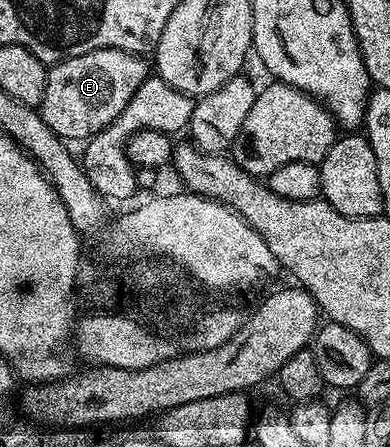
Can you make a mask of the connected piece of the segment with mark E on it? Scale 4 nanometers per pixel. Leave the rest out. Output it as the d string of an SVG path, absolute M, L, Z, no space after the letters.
M97 49L88 55L76 55L67 61L59 61L46 71L46 86L40 112L44 123L57 137L67 142L85 142L95 137L101 129L107 129L124 111L124 107L136 95L136 91L148 76L145 56L125 53L119 49Z

